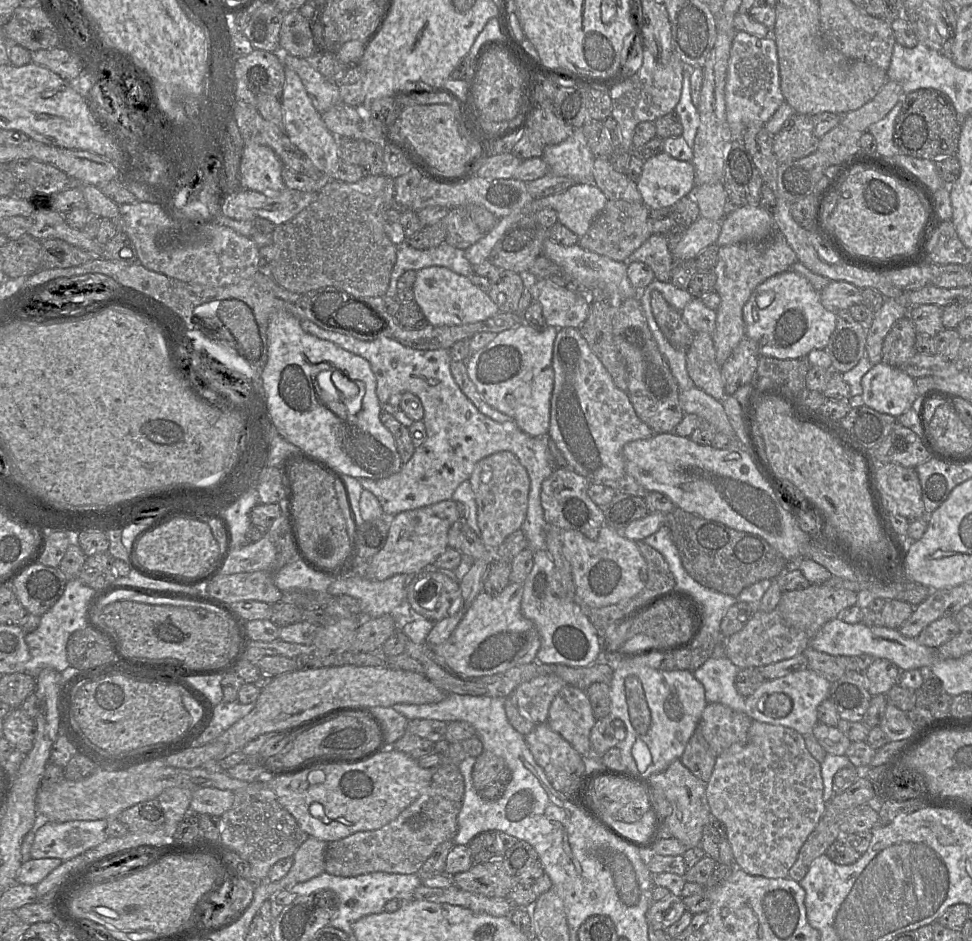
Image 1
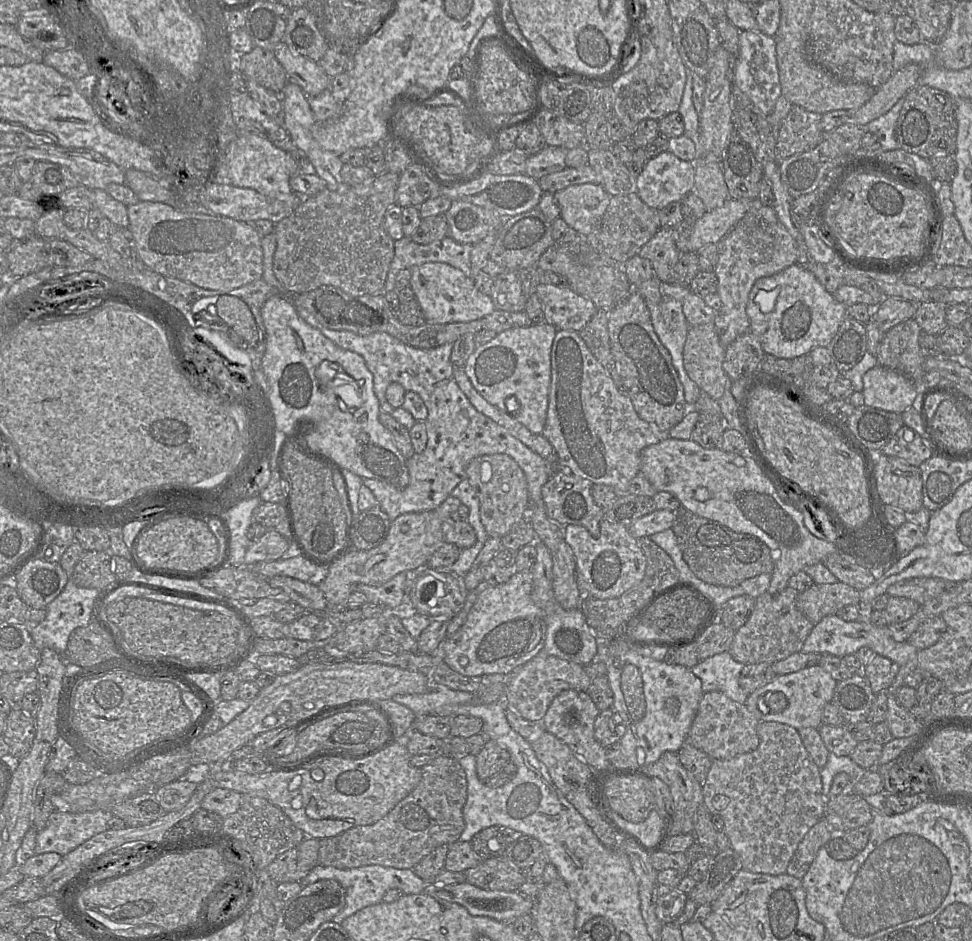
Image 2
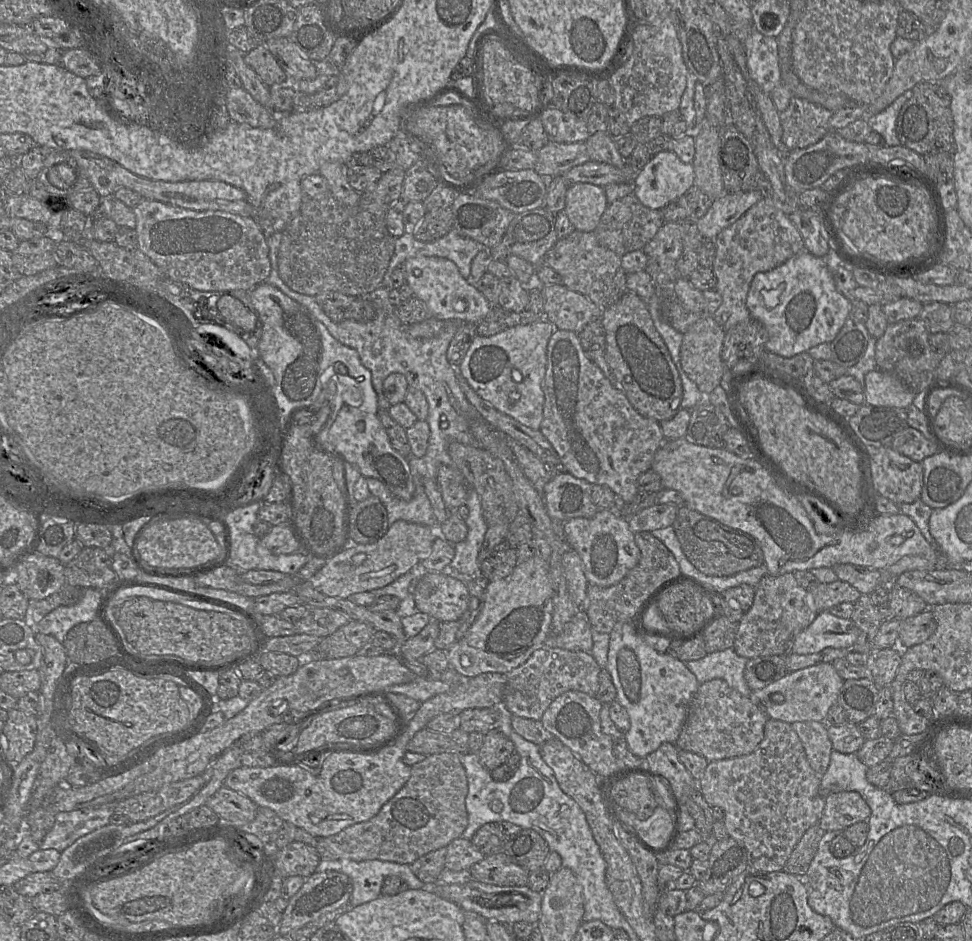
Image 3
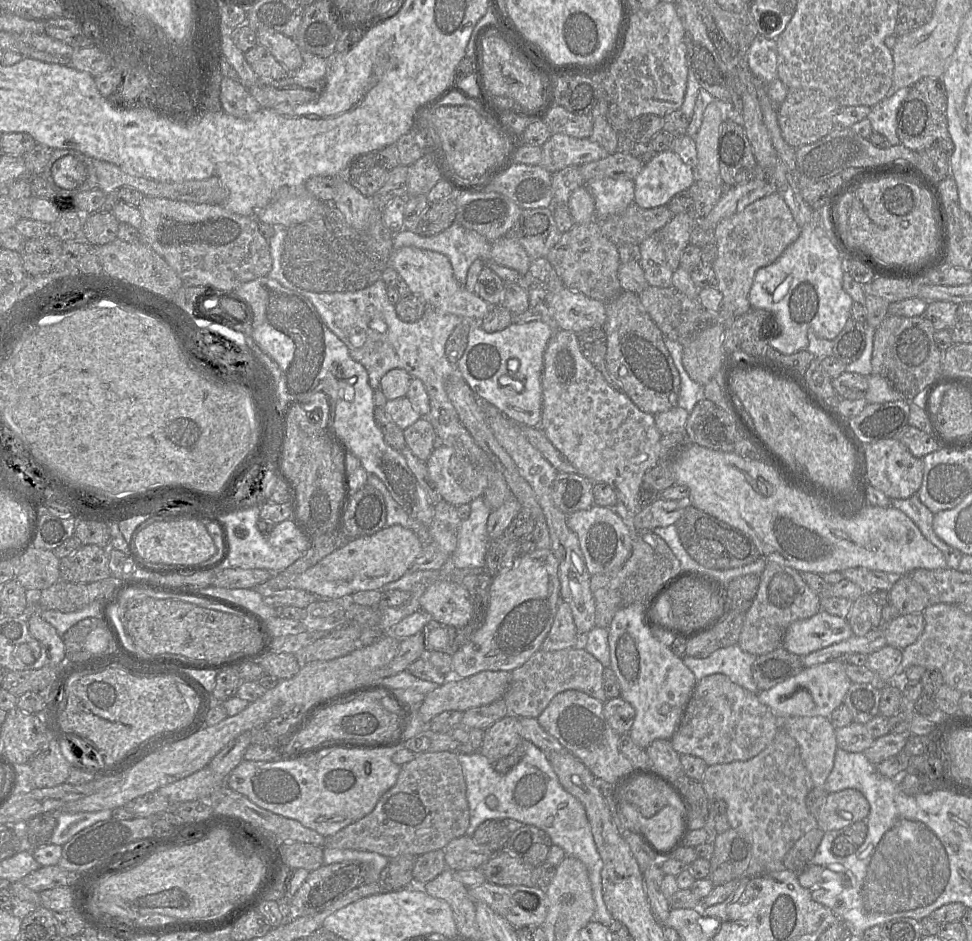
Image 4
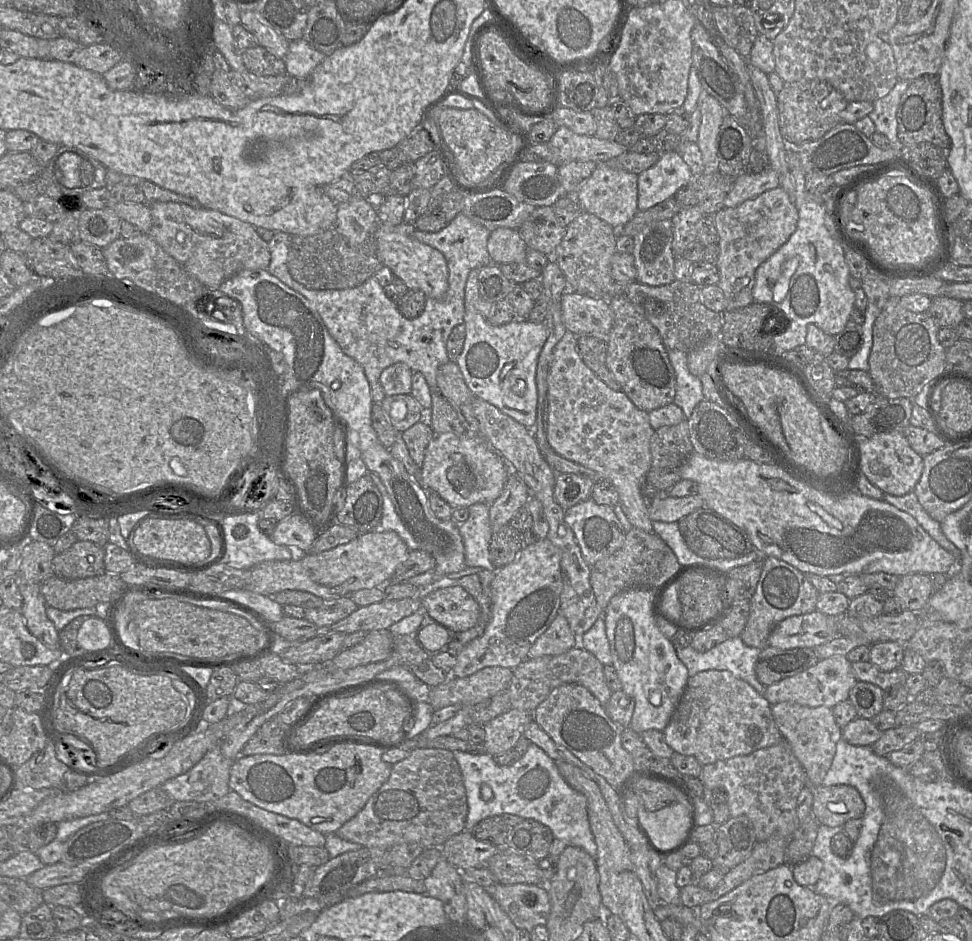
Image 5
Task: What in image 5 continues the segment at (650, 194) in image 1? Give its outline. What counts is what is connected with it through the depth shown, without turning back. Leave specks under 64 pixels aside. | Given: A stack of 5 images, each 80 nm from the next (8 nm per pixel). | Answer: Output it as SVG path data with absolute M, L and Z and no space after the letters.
M679 151L660 153L658 161L638 174L638 210L647 210L669 198L692 177L690 167Z

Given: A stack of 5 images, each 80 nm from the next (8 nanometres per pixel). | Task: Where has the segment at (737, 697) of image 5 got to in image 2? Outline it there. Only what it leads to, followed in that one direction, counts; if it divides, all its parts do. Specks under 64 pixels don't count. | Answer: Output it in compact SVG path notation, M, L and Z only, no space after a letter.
M720 691L703 694L686 744L705 752L712 759L730 759L754 751L759 745L759 720L746 705L737 703Z

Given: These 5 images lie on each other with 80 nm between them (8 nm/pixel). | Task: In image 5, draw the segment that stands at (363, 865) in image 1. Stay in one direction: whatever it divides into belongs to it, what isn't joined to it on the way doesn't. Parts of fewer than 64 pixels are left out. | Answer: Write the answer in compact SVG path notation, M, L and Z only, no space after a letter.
M418 748L392 765L388 780L368 799L365 806L335 833L341 839L382 850L389 850L402 843L418 843L424 849L441 848L449 837L465 830L467 814L468 804L462 773L453 752L441 748Z

